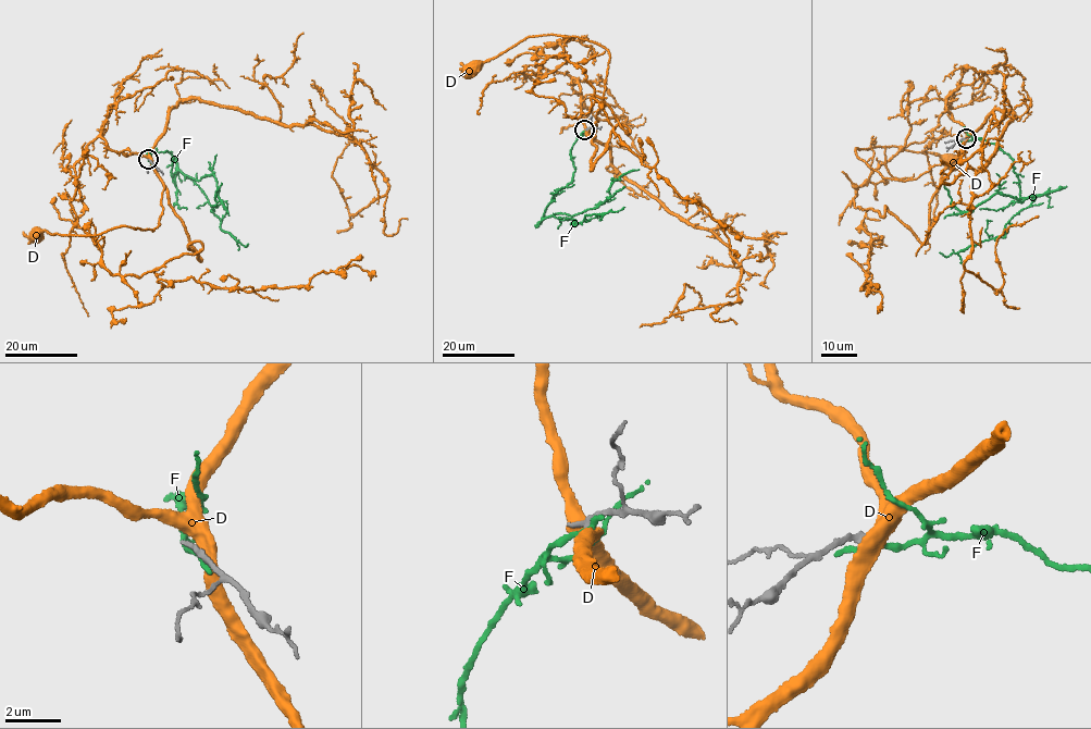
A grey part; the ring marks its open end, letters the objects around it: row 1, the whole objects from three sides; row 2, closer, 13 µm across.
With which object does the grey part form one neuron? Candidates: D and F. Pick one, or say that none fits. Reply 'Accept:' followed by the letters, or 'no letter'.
Accept: no letter

